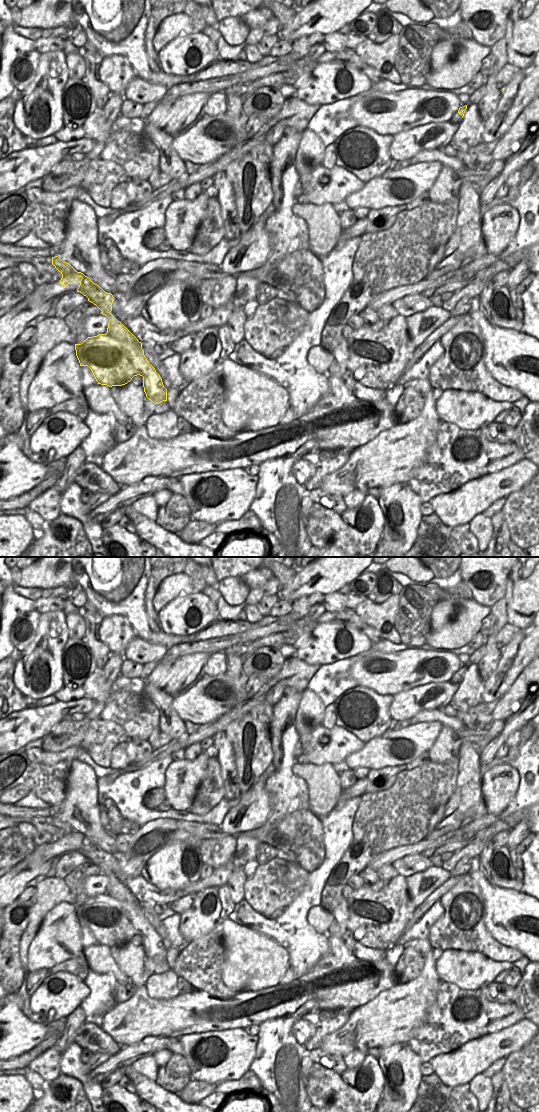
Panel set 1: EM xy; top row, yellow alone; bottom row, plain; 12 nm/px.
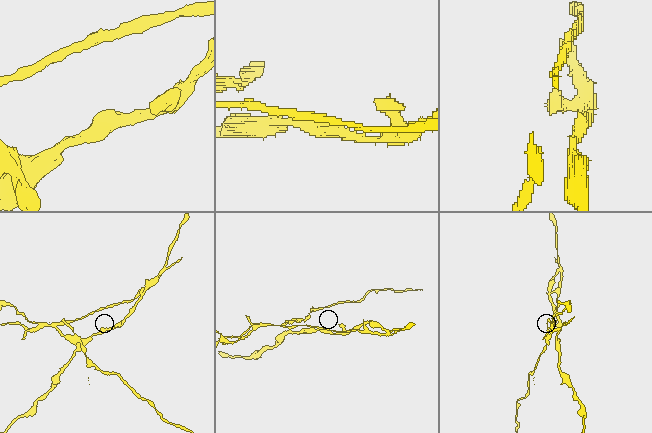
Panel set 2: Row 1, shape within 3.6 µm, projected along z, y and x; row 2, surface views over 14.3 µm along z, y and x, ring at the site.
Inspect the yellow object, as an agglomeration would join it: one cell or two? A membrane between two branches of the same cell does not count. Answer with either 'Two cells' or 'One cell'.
Two cells.

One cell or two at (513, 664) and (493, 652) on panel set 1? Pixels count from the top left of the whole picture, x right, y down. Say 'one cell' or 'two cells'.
two cells

